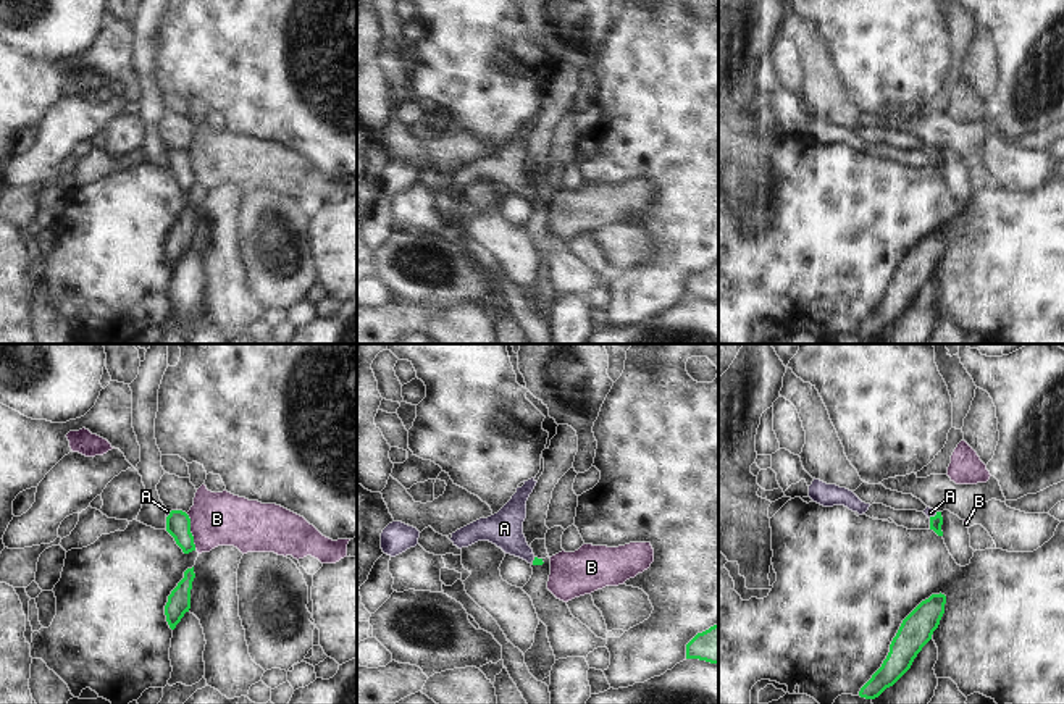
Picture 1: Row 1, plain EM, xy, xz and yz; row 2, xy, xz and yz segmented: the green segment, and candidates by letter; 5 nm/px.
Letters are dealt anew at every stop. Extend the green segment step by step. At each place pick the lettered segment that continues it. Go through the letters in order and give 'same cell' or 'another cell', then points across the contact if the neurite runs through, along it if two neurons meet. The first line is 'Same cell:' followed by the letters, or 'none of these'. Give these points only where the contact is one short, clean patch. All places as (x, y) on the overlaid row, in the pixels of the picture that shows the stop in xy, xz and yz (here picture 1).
Same cell: A
A: same cell | across yz (935, 522), (932, 517), (930, 512)
B: another cell

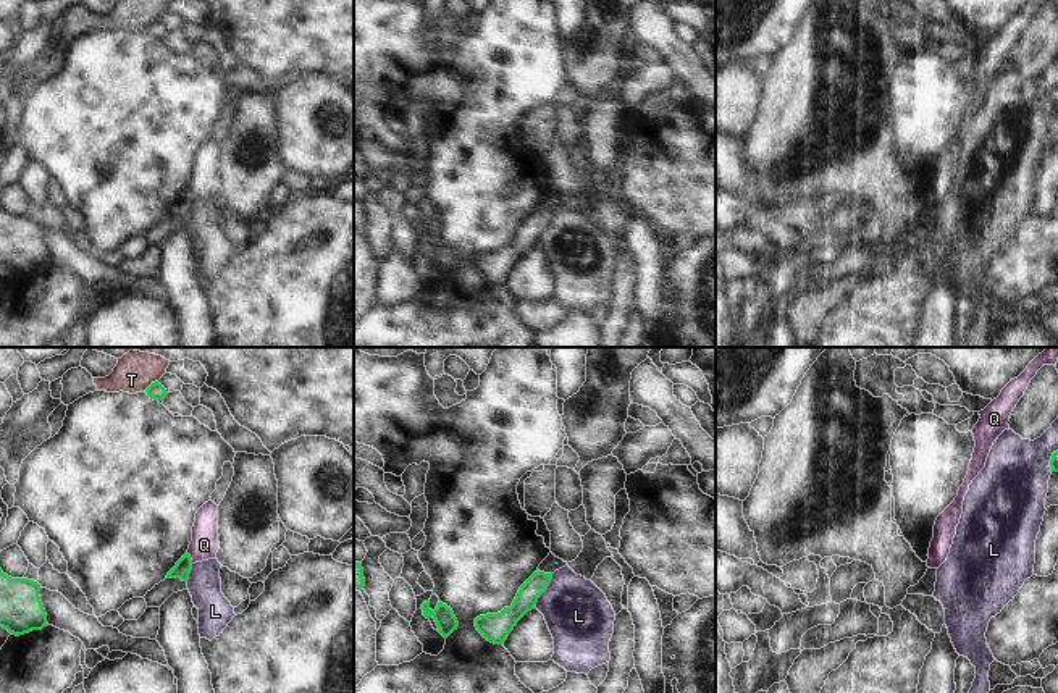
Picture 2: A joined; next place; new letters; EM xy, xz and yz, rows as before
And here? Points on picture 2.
Same cell: none of these
L: another cell
Q: another cell | along xy (186, 553), (193, 562)
T: another cell | along xy (157, 380), (146, 391)

